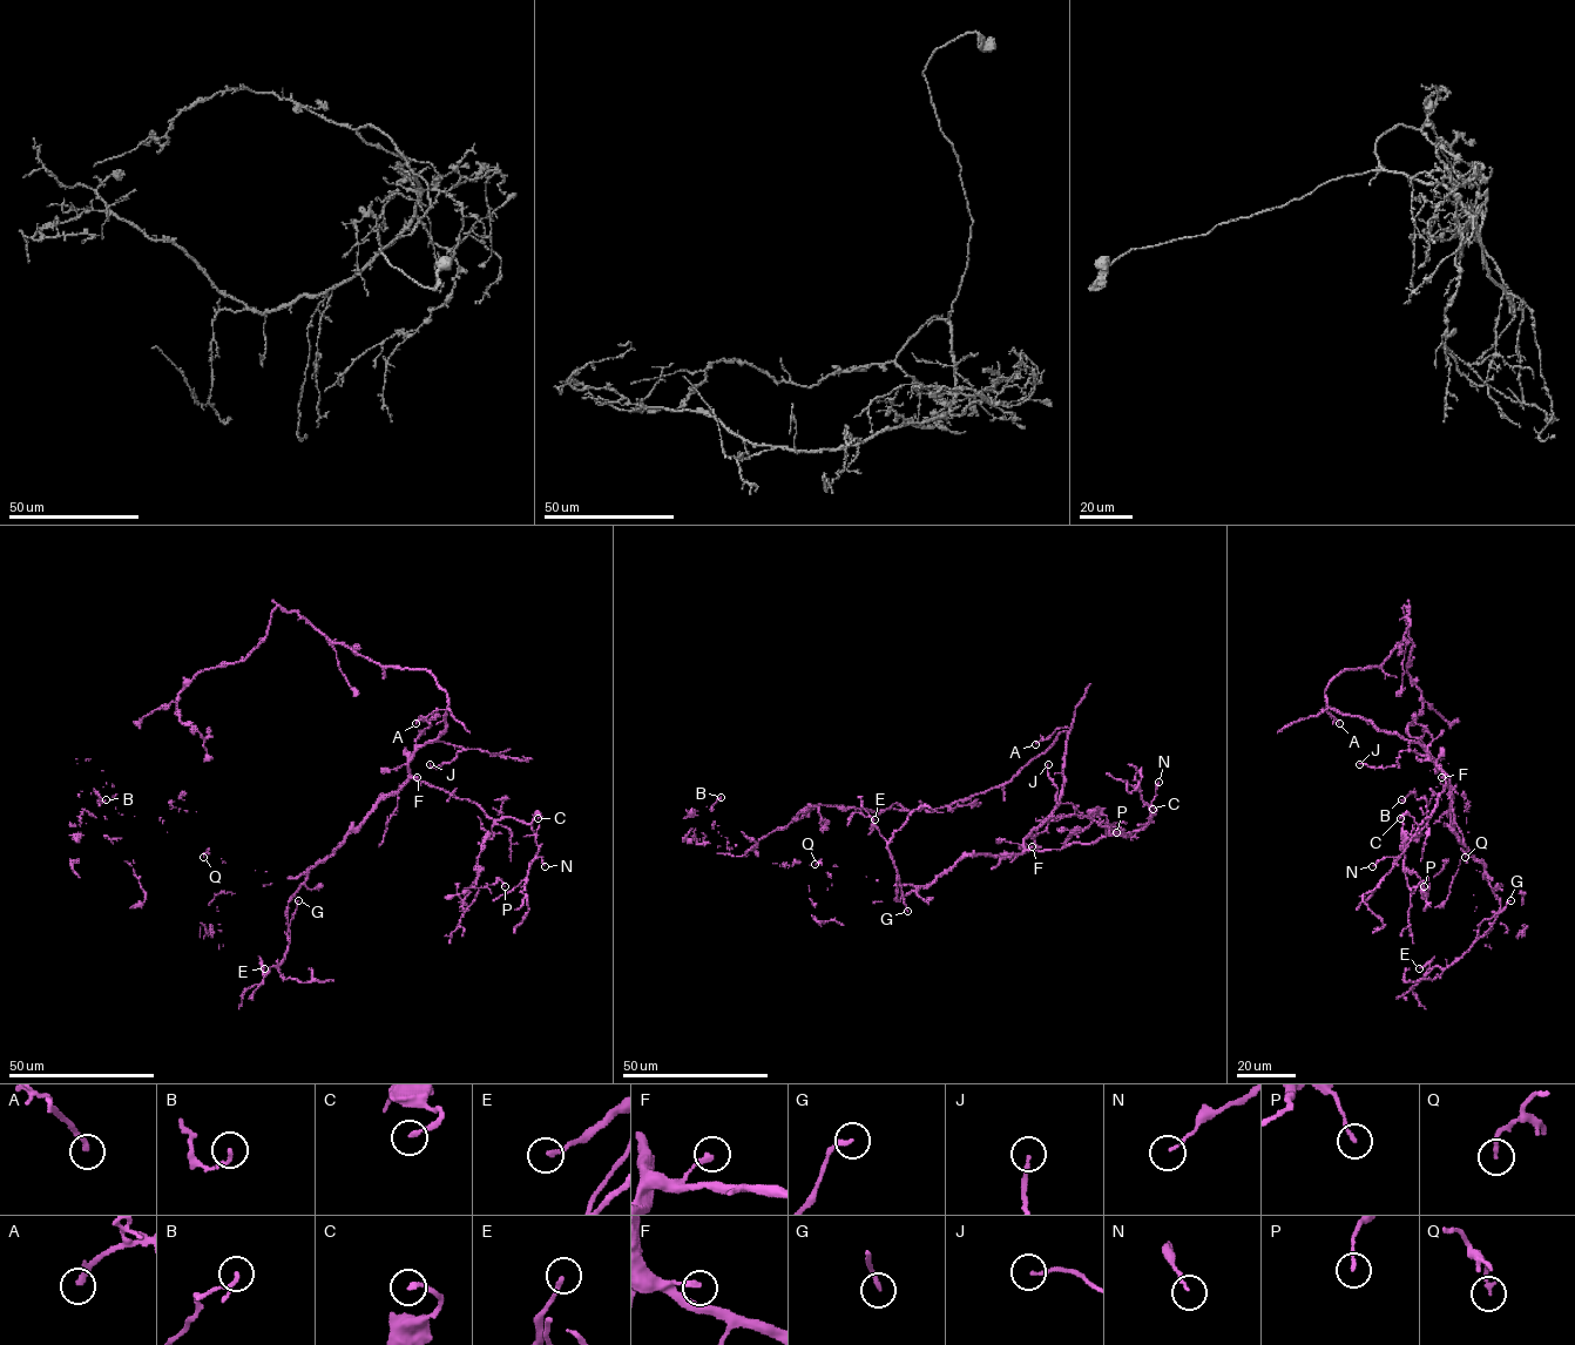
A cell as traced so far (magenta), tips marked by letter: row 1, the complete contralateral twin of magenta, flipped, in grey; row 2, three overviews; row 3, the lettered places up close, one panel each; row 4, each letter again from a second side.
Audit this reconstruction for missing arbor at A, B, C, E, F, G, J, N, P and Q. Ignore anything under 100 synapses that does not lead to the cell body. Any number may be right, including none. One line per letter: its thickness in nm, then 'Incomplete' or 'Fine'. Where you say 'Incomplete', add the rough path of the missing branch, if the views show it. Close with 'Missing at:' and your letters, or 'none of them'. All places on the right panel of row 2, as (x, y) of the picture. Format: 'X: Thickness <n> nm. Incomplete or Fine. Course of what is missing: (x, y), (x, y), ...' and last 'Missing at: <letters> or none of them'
A: Thickness 240 nm. Fine
B: Thickness 90 nm. Fine
C: Thickness 200 nm. Fine
E: Thickness 180 nm. Fine
F: Thickness 240 nm. Fine
G: Thickness 180 nm. Fine
J: Thickness 140 nm. Fine
N: Thickness 100 nm. Fine
P: Thickness 160 nm. Fine
Q: Thickness 160 nm. Fine
Missing at: none of them

